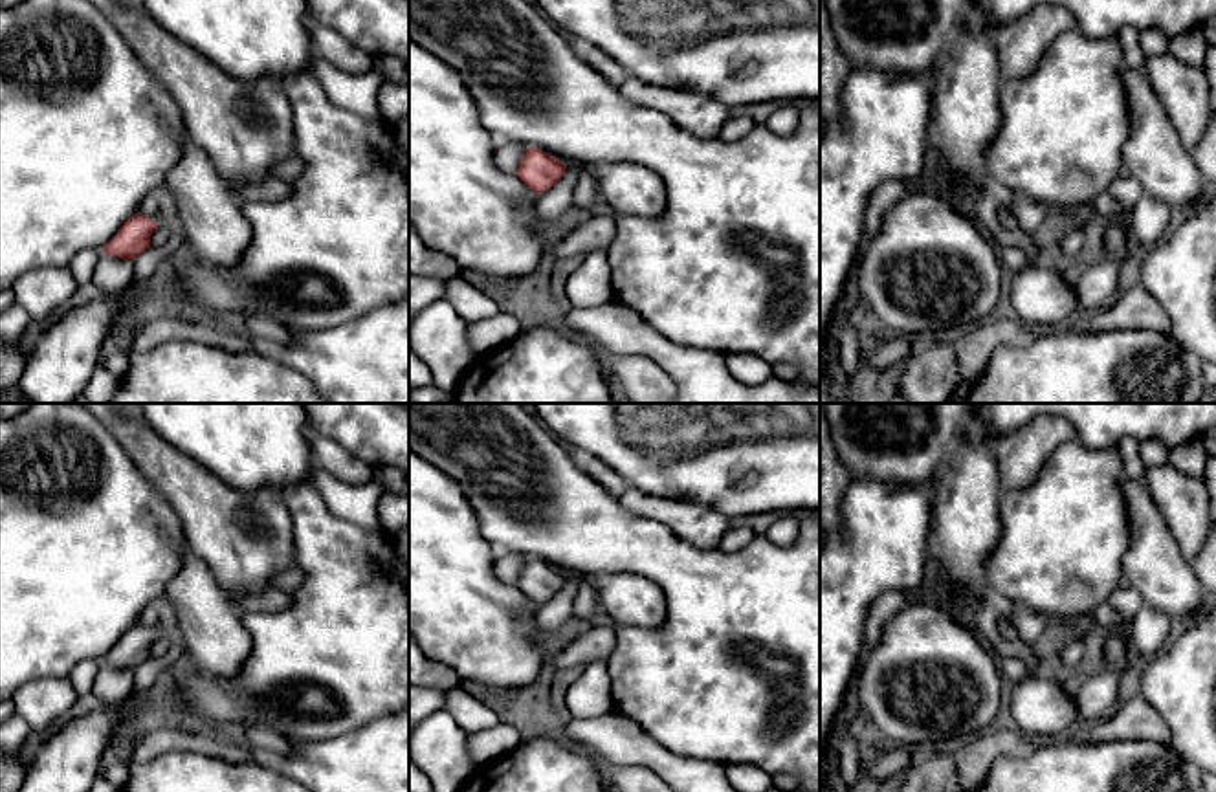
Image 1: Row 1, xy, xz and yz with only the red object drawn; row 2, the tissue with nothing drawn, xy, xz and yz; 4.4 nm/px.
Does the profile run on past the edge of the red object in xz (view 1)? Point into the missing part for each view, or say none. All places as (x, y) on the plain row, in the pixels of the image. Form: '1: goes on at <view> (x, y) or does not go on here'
1: does not go on here

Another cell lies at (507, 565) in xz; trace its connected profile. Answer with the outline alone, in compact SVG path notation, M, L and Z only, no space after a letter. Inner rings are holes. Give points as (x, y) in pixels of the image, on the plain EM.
M499 552L493 561L495 578L503 583L515 585L528 557L521 552Z

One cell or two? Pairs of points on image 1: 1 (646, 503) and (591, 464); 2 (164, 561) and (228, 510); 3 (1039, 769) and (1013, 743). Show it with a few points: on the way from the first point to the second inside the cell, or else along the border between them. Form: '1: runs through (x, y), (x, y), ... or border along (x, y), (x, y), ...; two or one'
1: border along (628, 486), (619, 497); two
2: border along (169, 503), (180, 521), (187, 547); two
3: border along (1048, 741), (1026, 756), (1000, 756), (987, 772); two

